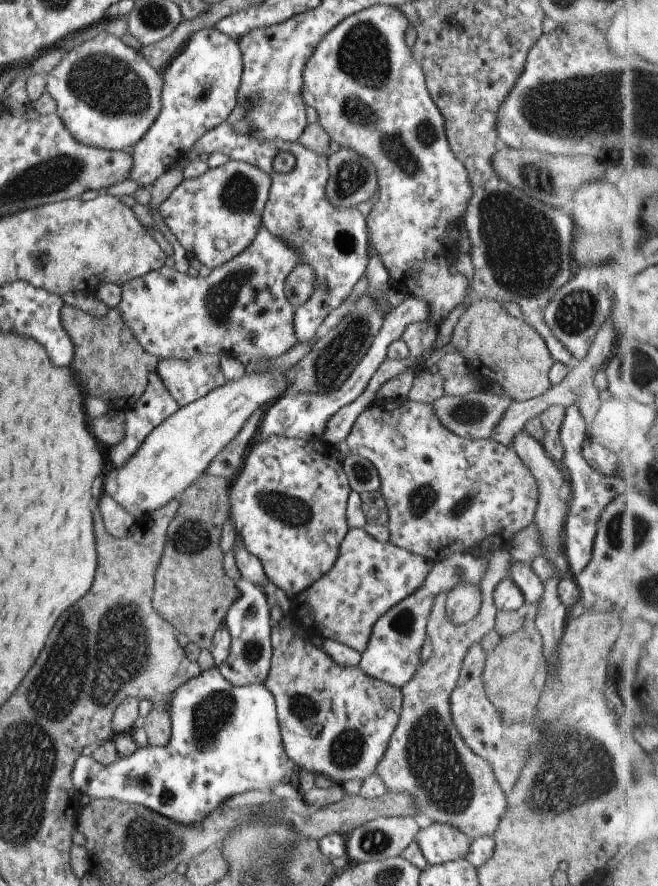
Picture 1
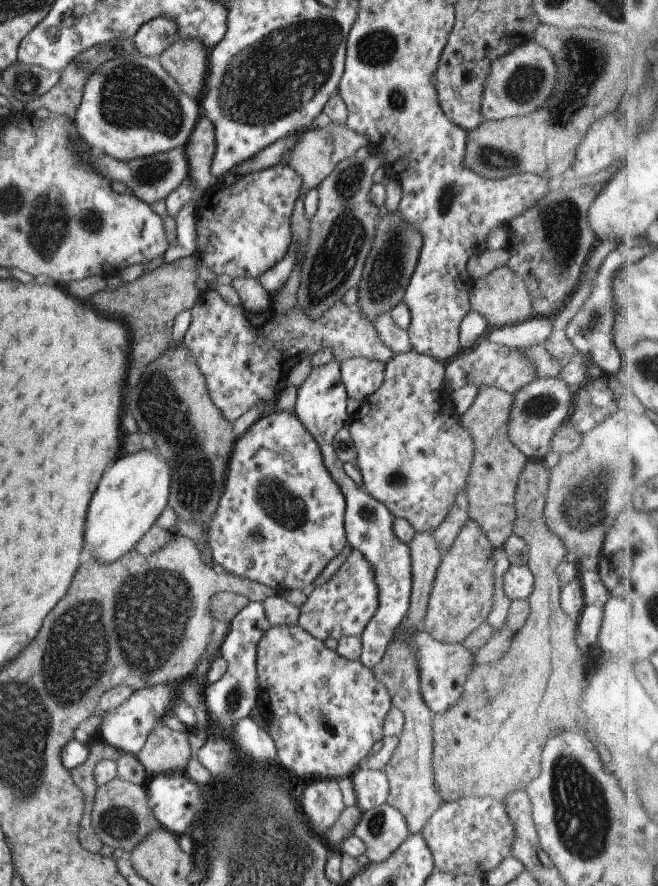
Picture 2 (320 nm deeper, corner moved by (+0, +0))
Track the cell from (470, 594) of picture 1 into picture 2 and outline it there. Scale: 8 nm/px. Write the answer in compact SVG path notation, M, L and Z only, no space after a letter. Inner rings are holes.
M467 519L451 546L440 556L424 610L423 629L436 641L461 644L473 630L486 622L494 593L493 548L483 529Z

